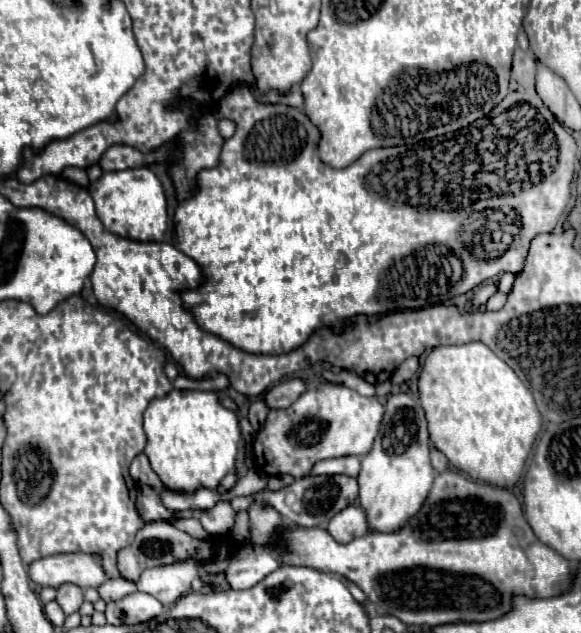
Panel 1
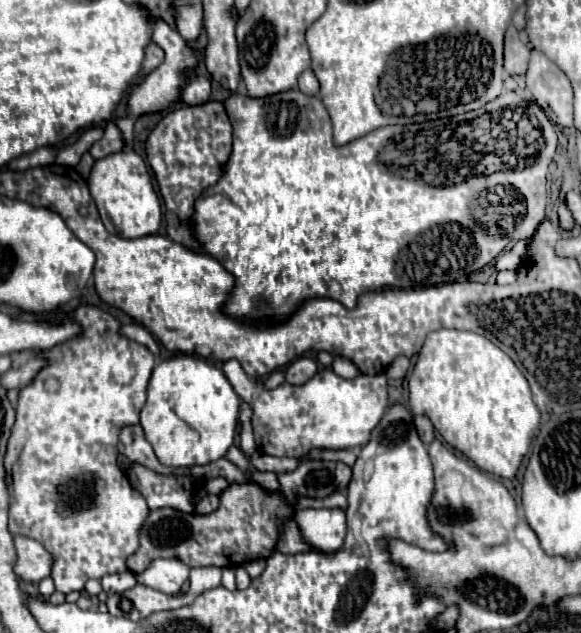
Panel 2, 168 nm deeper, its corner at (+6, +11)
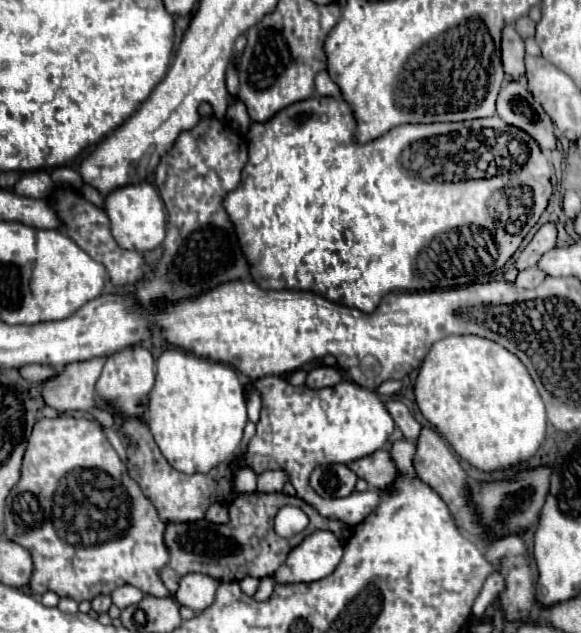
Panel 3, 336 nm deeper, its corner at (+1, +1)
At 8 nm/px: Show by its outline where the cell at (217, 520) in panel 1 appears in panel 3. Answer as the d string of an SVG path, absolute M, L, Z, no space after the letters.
M225 502L213 504L213 506L207 510L205 520L215 522L215 524L225 524L225 522L229 522L229 504L225 504Z

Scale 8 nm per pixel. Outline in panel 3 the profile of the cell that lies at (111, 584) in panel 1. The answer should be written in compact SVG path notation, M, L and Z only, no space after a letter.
M119 586L119 588L113 590L111 598L113 598L113 604L123 610L123 608L127 608L127 606L137 604L137 602L143 598L143 594L141 594L139 590L135 590L133 586Z

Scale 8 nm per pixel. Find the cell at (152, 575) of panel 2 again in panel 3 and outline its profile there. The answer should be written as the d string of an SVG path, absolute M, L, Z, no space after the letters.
M187 574L181 578L181 584L179 584L175 598L181 606L187 606L195 614L199 614L215 602L217 588L219 588L219 582L211 576Z

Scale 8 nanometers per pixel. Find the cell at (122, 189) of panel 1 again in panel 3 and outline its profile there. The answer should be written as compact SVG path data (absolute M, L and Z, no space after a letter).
M147 182L135 186L123 186L111 192L105 198L105 212L111 220L111 232L115 242L119 242L119 246L123 246L125 250L147 252L157 248L165 238L165 206L155 188Z

